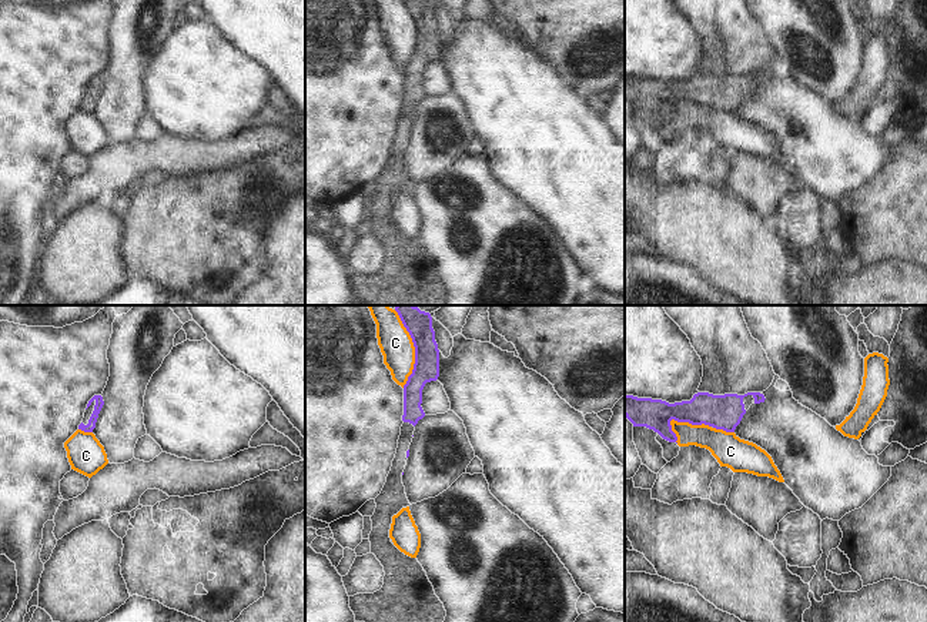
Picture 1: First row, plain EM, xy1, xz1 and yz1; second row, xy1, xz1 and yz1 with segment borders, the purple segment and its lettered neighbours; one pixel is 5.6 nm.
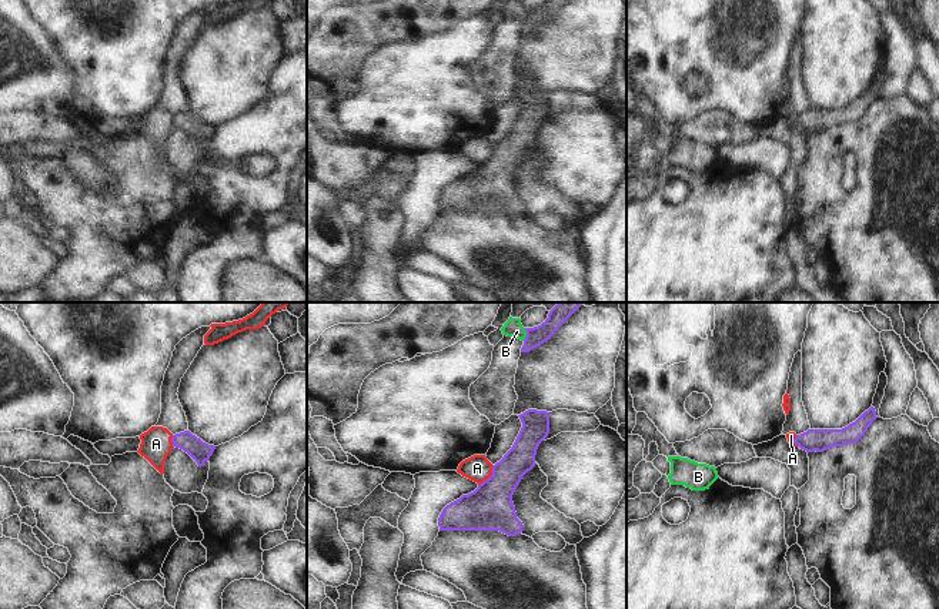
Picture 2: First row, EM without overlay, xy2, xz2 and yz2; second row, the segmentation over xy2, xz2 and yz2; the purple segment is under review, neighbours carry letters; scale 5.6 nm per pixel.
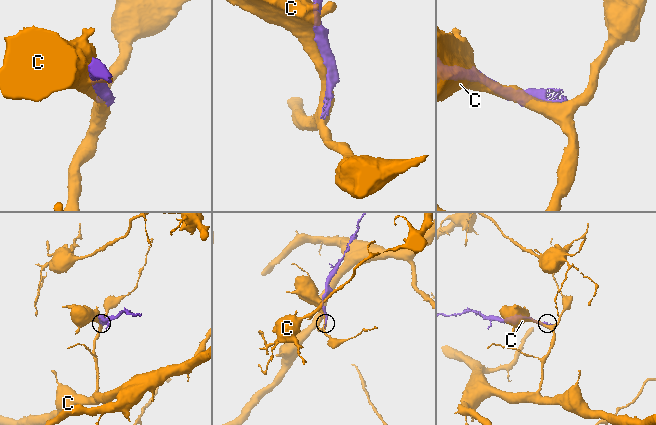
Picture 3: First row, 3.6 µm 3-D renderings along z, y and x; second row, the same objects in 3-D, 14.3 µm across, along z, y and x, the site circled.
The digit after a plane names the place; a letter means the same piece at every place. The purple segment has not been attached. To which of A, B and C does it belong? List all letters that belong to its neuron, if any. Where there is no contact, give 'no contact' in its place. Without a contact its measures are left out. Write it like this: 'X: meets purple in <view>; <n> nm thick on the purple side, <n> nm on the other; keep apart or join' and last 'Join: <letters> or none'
A: meets purple in xz2; 260 nm thick on the purple side, 150 nm on the other; keep apart
B: meets purple in xz2; 110 nm thick on the purple side, 100 nm on the other; keep apart
C: meets purple in xz1; 150 nm thick on the purple side, 190 nm on the other; keep apart
Join: none

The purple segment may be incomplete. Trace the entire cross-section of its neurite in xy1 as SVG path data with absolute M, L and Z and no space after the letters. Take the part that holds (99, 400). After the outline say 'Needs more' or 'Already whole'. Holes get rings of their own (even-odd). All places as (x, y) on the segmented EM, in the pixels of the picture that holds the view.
M94 395L87 404L87 409L84 412L81 424L78 425L78 429L84 432L93 432L103 405L104 405L103 397Z. Needs more.

